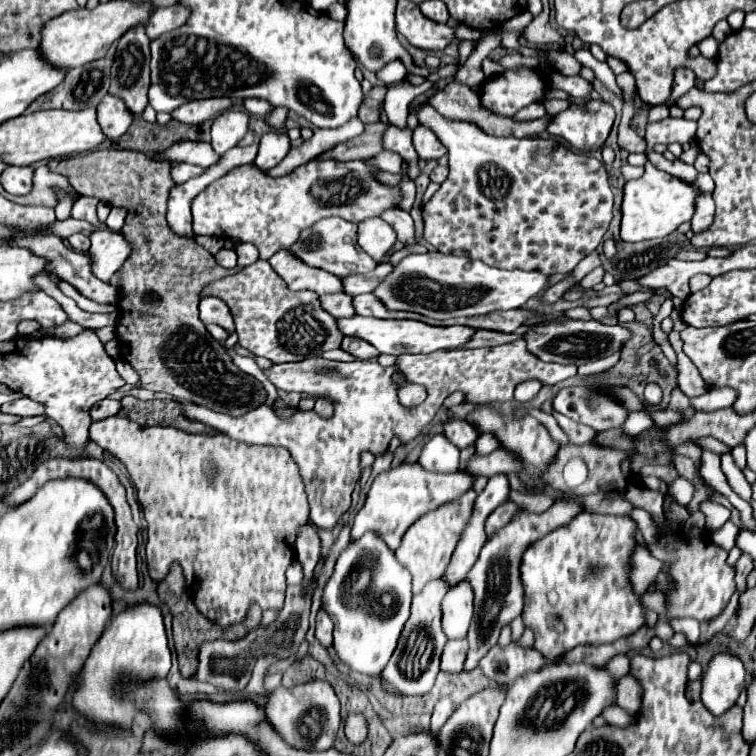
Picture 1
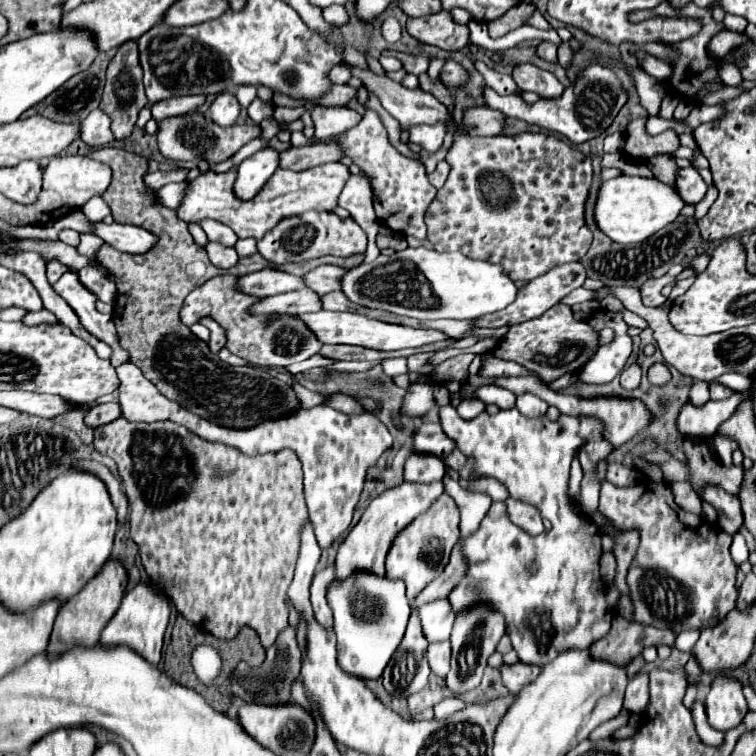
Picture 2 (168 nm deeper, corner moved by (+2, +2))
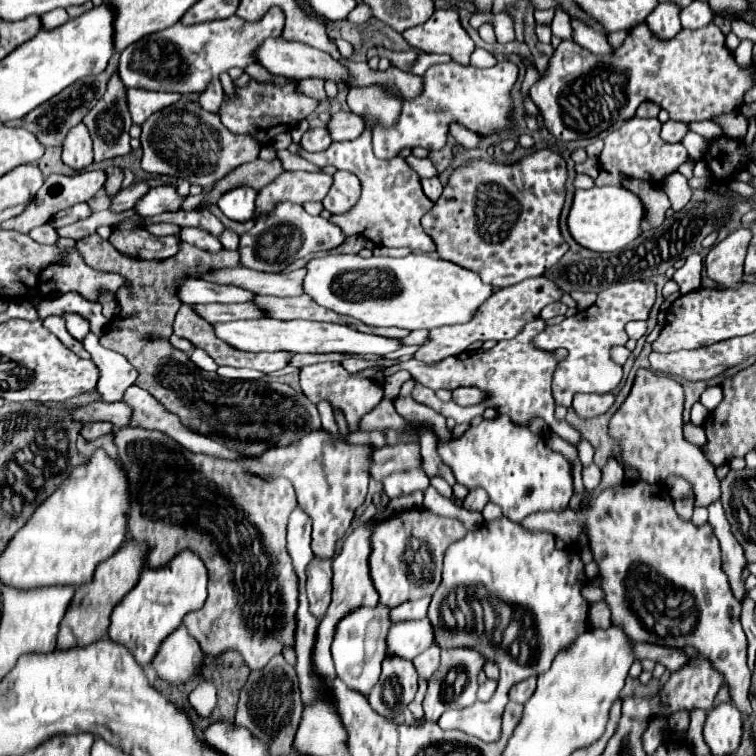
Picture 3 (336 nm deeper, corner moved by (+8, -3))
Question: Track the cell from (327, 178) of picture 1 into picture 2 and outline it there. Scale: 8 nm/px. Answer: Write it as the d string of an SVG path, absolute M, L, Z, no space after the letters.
M326 163L318 165L300 173L278 169L262 187L262 191L250 199L250 201L240 201L234 195L234 179L236 179L236 169L230 169L226 173L200 173L196 179L188 181L186 193L182 203L178 205L176 213L178 219L186 223L196 223L200 219L216 219L228 227L234 229L238 237L254 237L262 239L266 231L274 229L276 223L284 217L306 213L310 209L314 211L332 211L338 203L338 195L342 193L344 183L348 181L350 171L342 163Z

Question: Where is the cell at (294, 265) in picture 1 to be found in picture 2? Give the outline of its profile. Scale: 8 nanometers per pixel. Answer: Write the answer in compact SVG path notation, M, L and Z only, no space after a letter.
M266 267L262 271L238 277L236 287L238 287L238 291L244 291L246 295L260 299L260 297L270 297L270 295L302 289L304 283L300 277L294 277L294 275L288 275L284 271L276 271L276 269Z

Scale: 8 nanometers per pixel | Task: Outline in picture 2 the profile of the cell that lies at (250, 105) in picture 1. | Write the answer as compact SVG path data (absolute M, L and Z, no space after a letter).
M238 87L236 97L242 107L248 107L252 103L252 99L256 97L256 87Z

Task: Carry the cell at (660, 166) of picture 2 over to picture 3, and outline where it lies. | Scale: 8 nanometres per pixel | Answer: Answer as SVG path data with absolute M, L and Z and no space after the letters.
M680 172L668 174L668 176L662 180L660 186L662 186L662 190L666 192L666 196L670 198L674 212L682 210L682 208L688 204L690 196L692 196L692 190L688 188L688 180L686 180Z

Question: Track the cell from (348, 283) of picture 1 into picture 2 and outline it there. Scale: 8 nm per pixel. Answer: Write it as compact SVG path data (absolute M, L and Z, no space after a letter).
M320 265L312 271L308 271L306 275L302 275L302 281L306 283L308 289L312 289L318 295L324 295L328 291L336 291L340 289L340 277L344 275L346 269L342 267L334 267L334 265Z

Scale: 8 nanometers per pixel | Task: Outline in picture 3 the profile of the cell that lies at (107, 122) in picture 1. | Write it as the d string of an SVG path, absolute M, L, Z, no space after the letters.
M80 122L68 132L62 146L62 160L64 164L76 170L88 168L94 164L94 146L92 146L92 138L86 124Z

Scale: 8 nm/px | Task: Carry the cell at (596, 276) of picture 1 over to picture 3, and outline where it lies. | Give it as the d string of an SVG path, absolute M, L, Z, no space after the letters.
M574 290L570 295L572 298L578 300L578 311L585 310L589 308L596 301L596 293L594 292L582 292L580 290Z

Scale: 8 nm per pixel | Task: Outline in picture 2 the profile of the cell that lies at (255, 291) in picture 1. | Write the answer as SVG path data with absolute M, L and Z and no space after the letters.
M218 275L204 285L196 287L184 301L182 311L180 311L180 321L182 325L194 325L202 317L214 319L220 327L226 331L226 347L230 353L256 363L264 367L286 367L298 361L304 361L320 351L320 341L316 335L294 315L282 315L282 319L268 323L268 315L248 315L248 307L256 303L258 299L244 295L234 289L236 277L234 275Z

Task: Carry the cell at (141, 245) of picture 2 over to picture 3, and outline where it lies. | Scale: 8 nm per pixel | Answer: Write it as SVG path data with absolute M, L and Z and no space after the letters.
M144 228L114 230L108 240L122 256L138 258L138 260L174 256L180 244L178 236L152 236Z

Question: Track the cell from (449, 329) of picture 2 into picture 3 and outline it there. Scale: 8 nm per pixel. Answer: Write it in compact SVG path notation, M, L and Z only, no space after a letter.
M258 296L254 300L256 304L264 306L264 312L268 312L270 318L278 320L294 320L294 318L304 318L304 320L320 320L320 322L342 322L348 324L350 328L356 328L360 332L368 334L380 334L388 338L406 338L410 332L402 328L376 328L362 324L360 320L340 316L320 304L316 304L310 296L296 296L296 298L276 298L276 296Z

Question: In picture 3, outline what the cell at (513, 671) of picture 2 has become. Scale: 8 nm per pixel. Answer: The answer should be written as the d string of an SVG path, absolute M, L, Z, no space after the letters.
M534 676L528 678L528 680L522 680L522 682L518 682L518 684L514 684L510 688L510 692L508 692L510 694L510 700L512 702L518 702L518 704L524 704L532 696L534 688L536 688L536 678Z

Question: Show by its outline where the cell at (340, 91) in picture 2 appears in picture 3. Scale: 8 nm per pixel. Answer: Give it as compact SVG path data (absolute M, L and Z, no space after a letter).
M300 80L300 86L298 86L300 92L304 92L306 96L318 100L318 102L328 102L328 94L324 92L324 84L322 80Z

